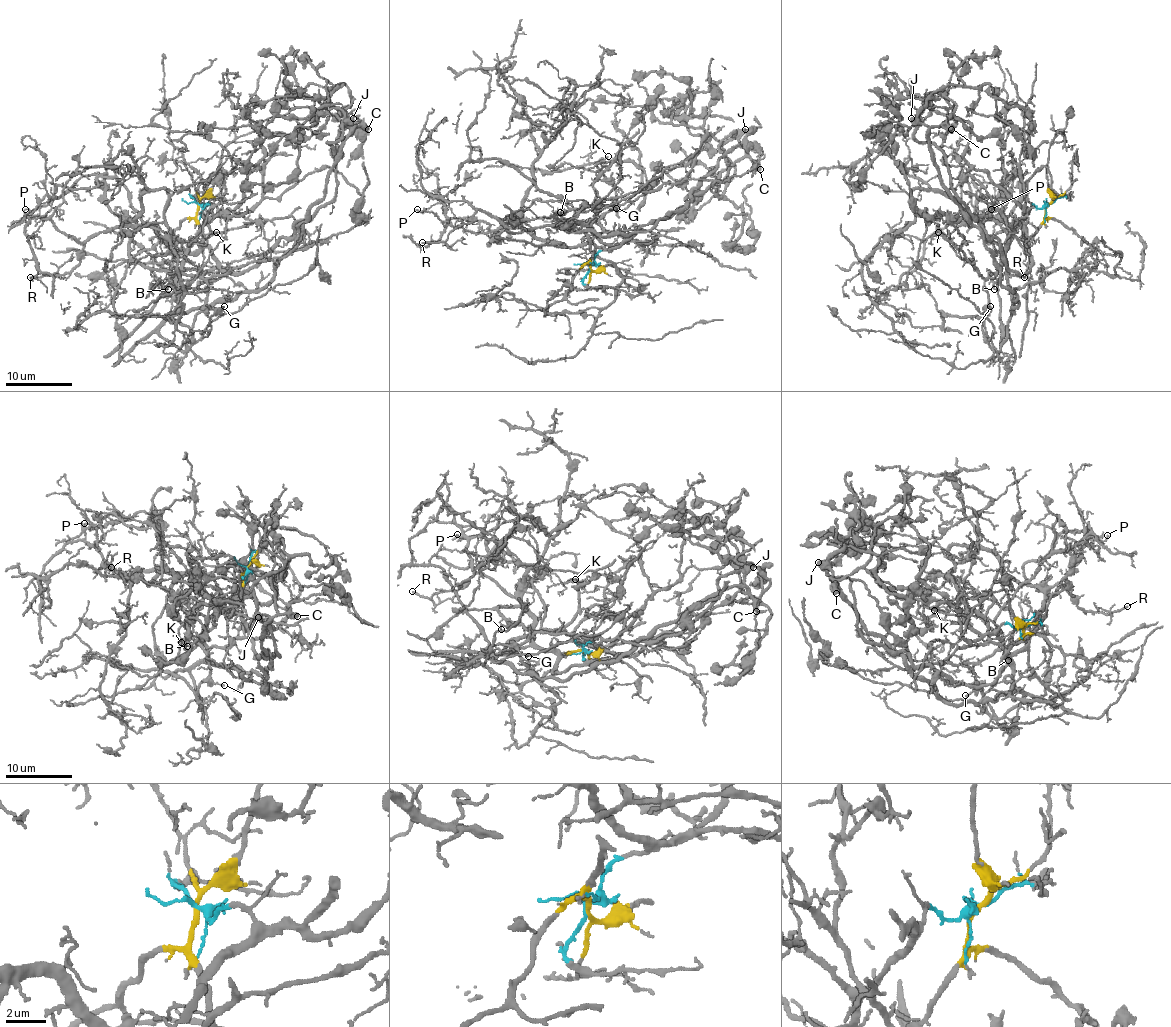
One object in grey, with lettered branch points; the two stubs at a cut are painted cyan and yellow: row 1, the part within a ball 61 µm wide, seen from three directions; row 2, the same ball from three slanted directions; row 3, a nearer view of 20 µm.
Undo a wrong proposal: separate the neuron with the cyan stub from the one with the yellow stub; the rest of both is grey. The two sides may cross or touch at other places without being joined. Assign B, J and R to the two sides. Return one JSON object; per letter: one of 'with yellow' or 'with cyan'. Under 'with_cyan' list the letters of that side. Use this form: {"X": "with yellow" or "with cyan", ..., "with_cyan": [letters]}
{"B": "with yellow", "J": "with cyan", "R": "with yellow", "with_cyan": ["J"]}

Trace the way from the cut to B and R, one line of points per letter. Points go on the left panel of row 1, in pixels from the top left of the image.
B: (198, 203), (203, 243), (194, 251), (173, 250), (150, 226), (130, 241), (135, 261), (168, 273), (168, 289)
R: (198, 203), (203, 243), (196, 250), (173, 250), (150, 226), (112, 226), (90, 238), (69, 271), (29, 278)

